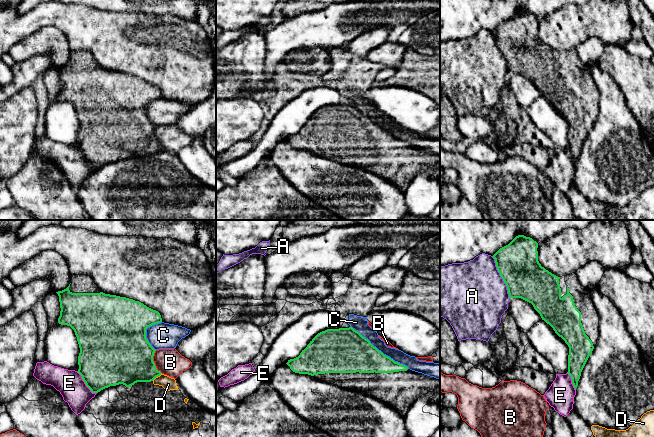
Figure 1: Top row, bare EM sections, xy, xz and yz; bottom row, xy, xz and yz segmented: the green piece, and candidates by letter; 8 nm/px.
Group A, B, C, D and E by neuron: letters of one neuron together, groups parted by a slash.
A C / B / D / E

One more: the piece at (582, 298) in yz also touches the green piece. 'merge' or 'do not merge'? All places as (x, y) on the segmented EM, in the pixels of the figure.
merge

